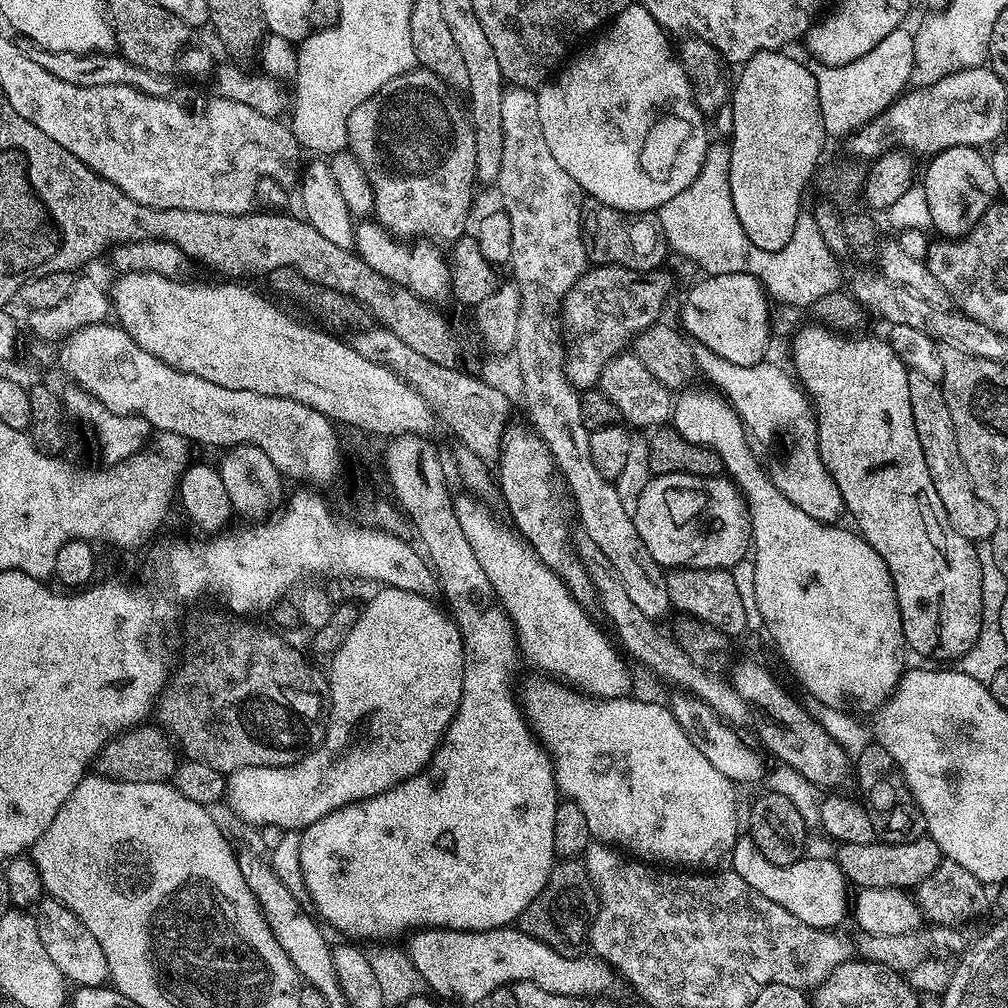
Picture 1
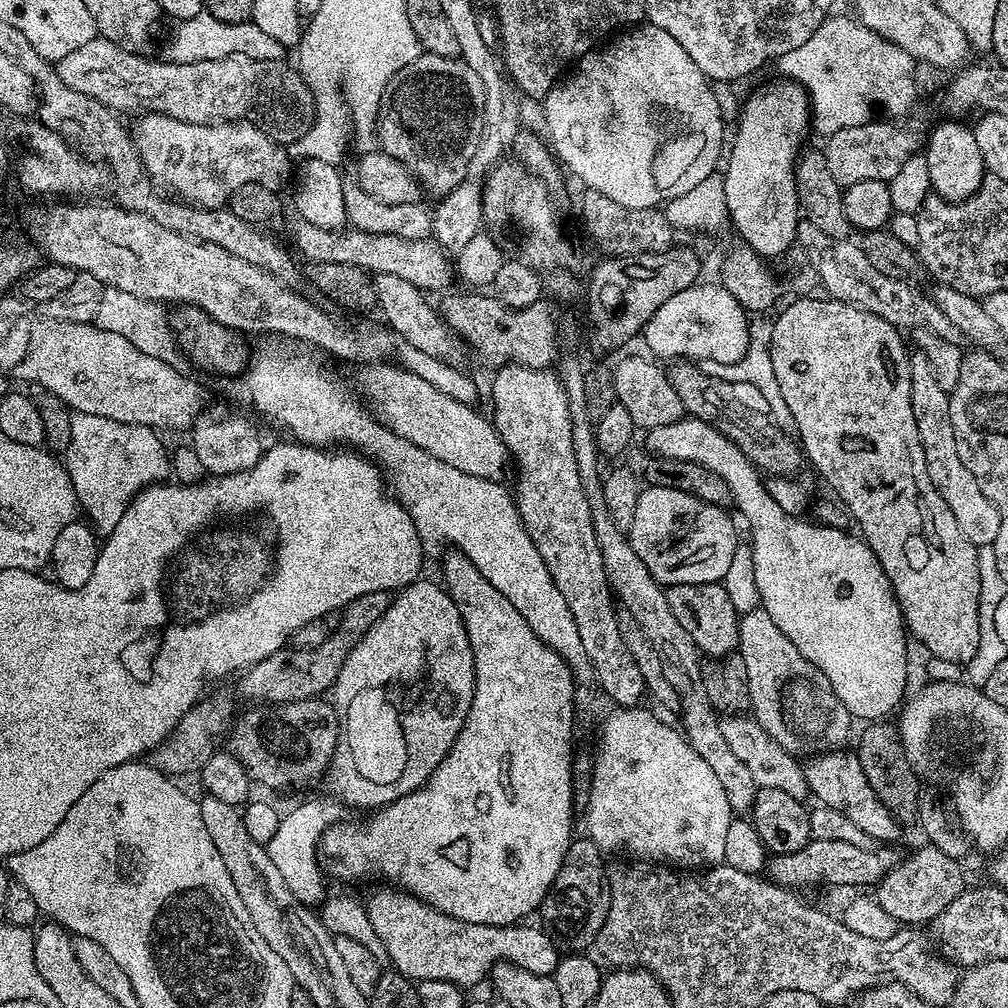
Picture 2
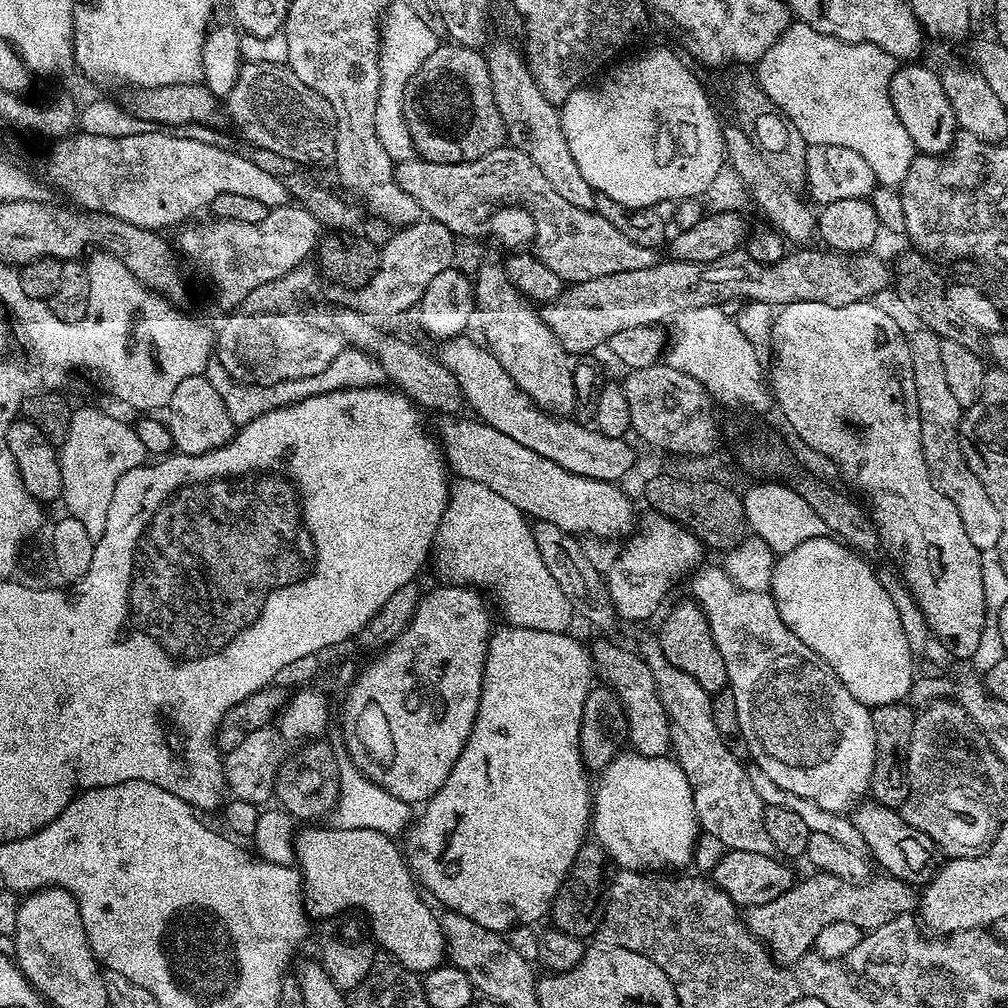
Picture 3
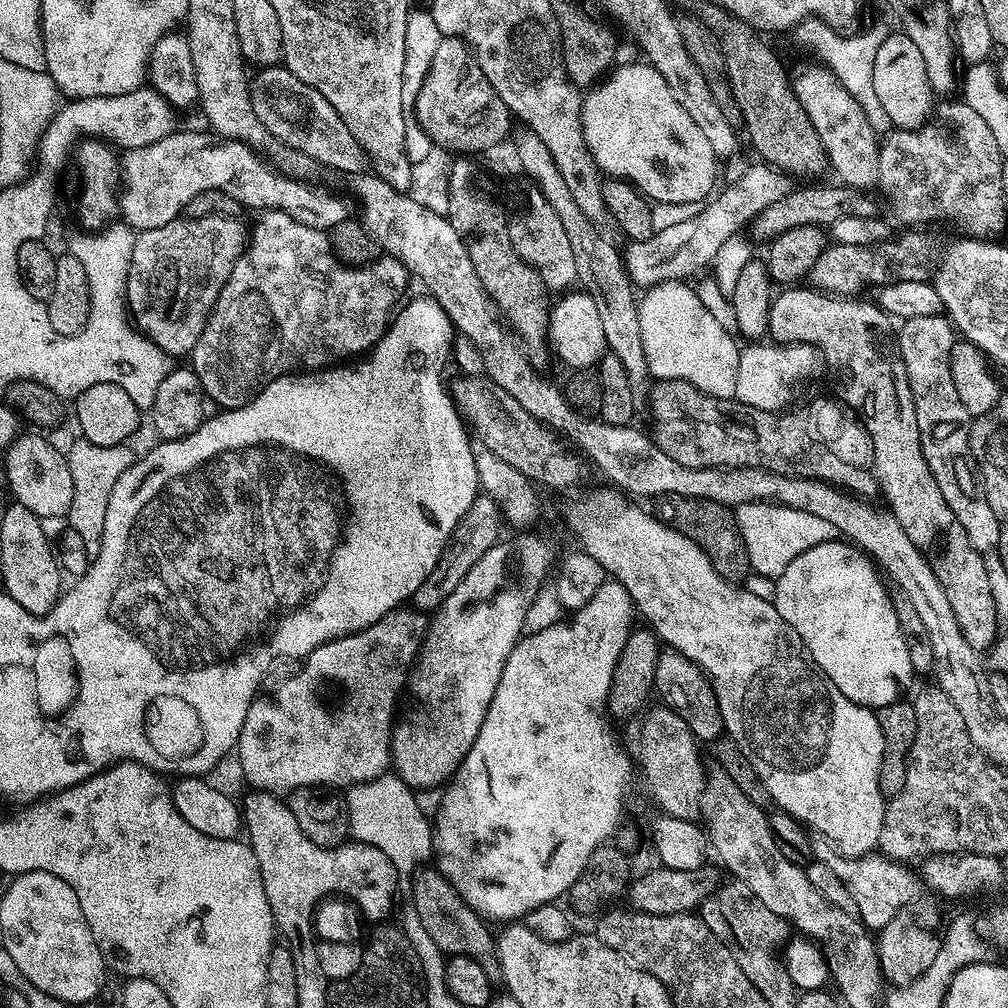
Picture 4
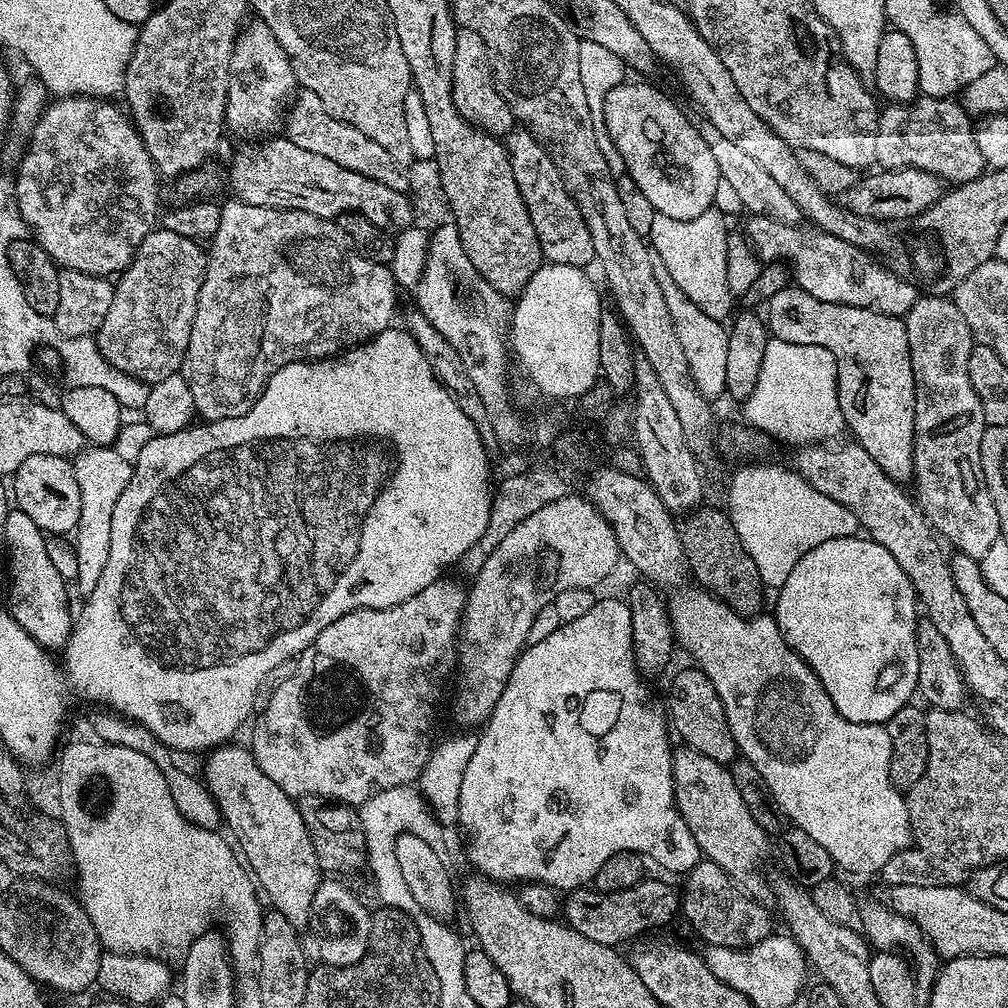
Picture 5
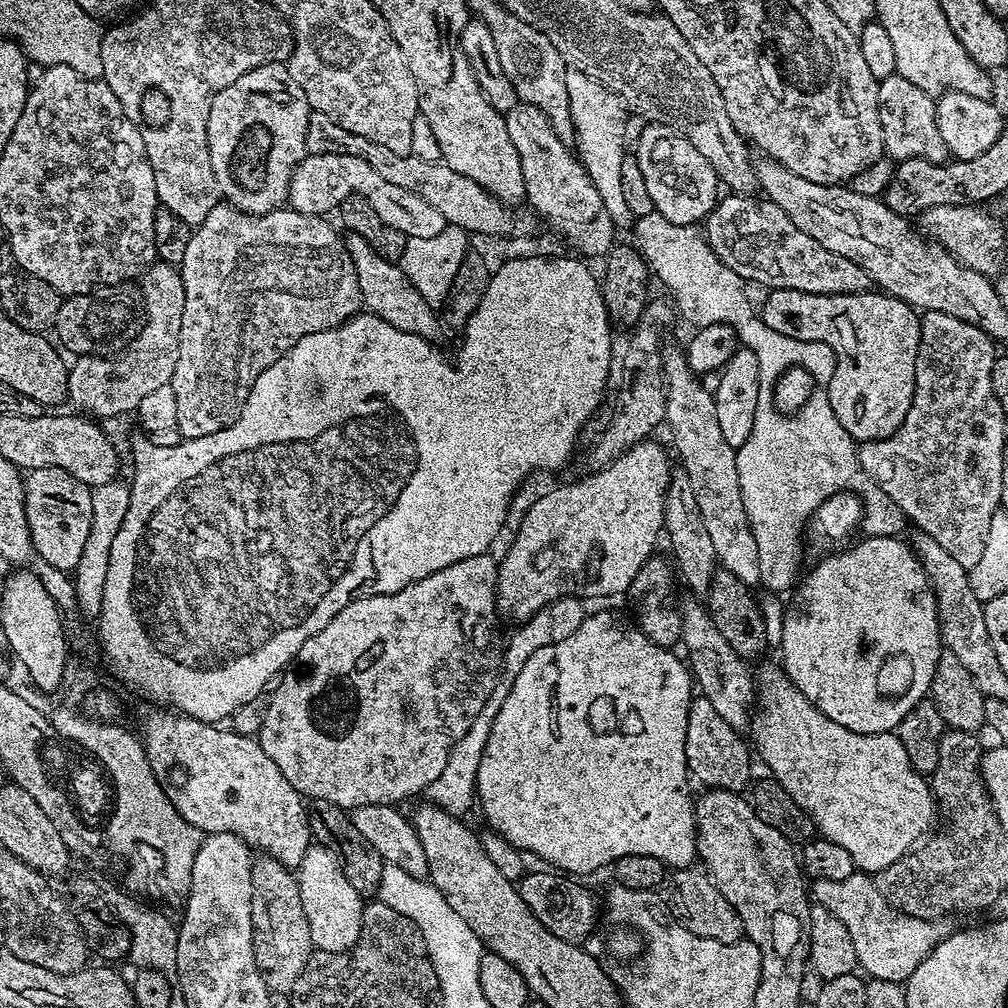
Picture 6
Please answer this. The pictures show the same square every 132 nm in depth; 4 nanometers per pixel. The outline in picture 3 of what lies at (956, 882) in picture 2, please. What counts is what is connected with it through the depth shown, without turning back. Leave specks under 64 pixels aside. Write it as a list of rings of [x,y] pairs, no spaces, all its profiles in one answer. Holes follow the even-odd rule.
[[[817,871],[812,875],[801,884],[800,881],[793,883],[786,894],[747,909],[749,932],[770,950],[772,959],[781,966],[793,964],[809,955],[818,930],[822,926],[830,926],[830,922],[854,922],[854,926],[861,930],[871,930],[880,928],[895,916],[915,913],[918,908],[917,889],[887,874],[880,874],[880,877],[862,884],[852,884],[828,872]]]

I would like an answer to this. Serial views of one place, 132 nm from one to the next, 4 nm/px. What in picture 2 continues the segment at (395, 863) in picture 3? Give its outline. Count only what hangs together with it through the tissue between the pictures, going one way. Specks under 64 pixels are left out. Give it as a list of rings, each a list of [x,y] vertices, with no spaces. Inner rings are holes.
[[[380,886],[376,893],[373,894],[369,900],[366,900],[366,907],[368,916],[370,918],[371,925],[374,926],[374,931],[381,938],[382,944],[386,948],[386,954],[388,955],[387,963],[395,968],[395,971],[400,972],[402,975],[407,976],[409,980],[413,982],[419,982],[421,980],[441,980],[442,982],[452,982],[457,984],[460,988],[465,990],[471,990],[475,984],[480,984],[489,979],[492,967],[495,964],[513,964],[518,966],[522,970],[530,970],[530,974],[540,974],[542,976],[551,976],[552,972],[556,969],[556,961],[558,959],[558,945],[543,927],[536,926],[536,928],[527,928],[527,923],[521,922],[519,924],[505,924],[503,926],[499,924],[475,924],[474,922],[462,922],[458,918],[450,918],[450,914],[442,914],[434,906],[430,906],[419,900],[418,897],[410,895],[409,892],[403,891],[395,886]]]

